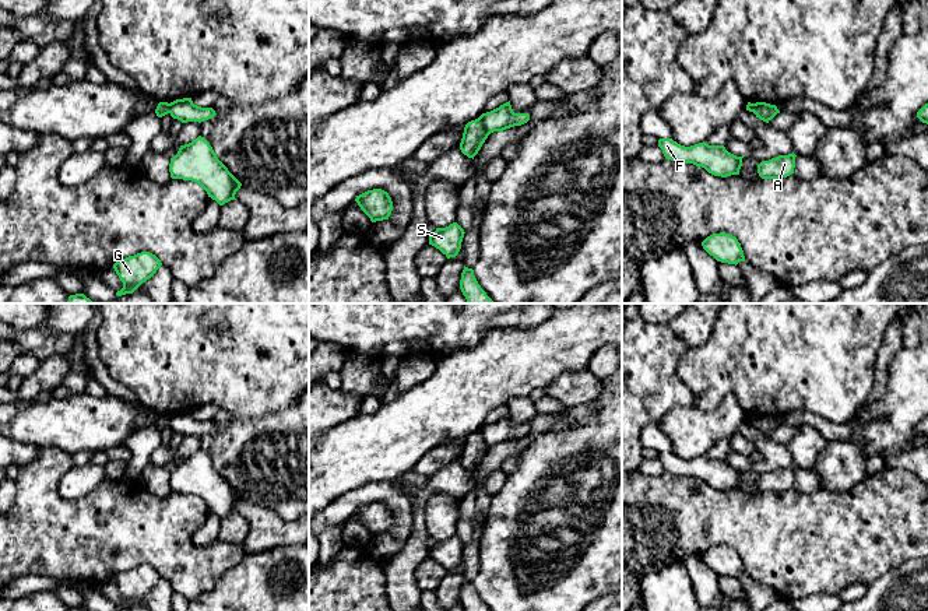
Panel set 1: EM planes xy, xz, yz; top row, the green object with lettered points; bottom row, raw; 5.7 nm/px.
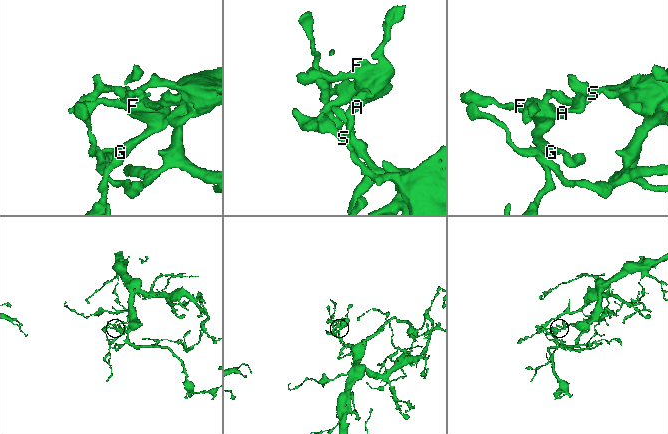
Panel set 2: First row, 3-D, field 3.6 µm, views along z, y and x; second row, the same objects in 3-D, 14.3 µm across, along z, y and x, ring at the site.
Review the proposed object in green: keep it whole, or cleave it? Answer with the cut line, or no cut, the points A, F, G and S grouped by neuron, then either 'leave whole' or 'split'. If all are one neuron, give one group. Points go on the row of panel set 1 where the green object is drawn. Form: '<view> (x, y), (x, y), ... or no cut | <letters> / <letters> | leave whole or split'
xz (478, 118), (489, 133) | A F G / S | split

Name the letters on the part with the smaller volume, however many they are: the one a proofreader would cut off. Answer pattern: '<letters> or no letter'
A, F, G

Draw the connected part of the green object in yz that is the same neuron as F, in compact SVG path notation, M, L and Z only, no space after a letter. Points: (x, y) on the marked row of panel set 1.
M660 138L658 147L662 150L667 159L693 164L704 168L709 173L721 178L739 175L742 158L745 157L737 157L728 152L724 145L709 145L704 141L685 147L672 138Z

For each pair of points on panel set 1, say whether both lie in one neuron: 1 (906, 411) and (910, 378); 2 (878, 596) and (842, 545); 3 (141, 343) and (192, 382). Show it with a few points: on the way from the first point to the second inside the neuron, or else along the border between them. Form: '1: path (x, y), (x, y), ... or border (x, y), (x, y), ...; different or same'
1: path (906, 403), (910, 397), (910, 386); same
2: border (897, 566), (882, 573), (867, 587); different
3: path (154, 348), (179, 369); same

